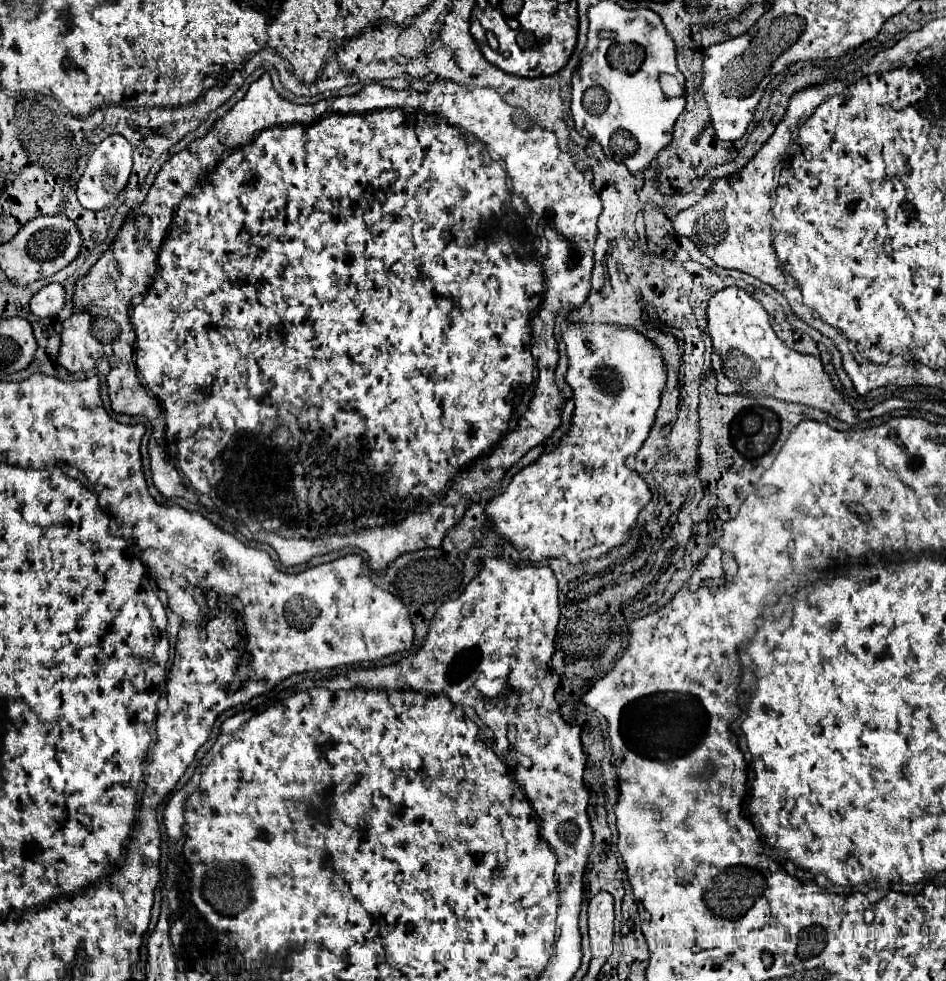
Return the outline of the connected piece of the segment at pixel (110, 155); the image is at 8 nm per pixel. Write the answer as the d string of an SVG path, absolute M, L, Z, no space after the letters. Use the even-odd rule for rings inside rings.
M112 134L100 142L94 154L88 160L88 166L78 182L78 200L88 210L104 210L108 204L116 200L116 196L124 190L132 172L132 148L128 140L120 134Z

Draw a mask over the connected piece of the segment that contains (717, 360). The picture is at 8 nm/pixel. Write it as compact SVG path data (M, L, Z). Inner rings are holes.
M724 288L708 302L708 334L714 344L712 366L718 378L720 394L750 392L758 396L772 396L784 402L798 402L828 412L830 416L856 424L856 412L832 388L820 358L800 354L788 348L772 330L764 306L740 288Z

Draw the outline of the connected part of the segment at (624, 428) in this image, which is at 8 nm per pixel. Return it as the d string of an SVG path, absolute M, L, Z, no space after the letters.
M566 320L562 324L562 340L568 352L566 384L574 392L572 424L560 438L560 444L522 468L510 480L506 492L486 504L484 512L488 528L508 540L520 560L540 562L544 558L562 558L570 564L580 564L622 546L630 538L640 510L652 500L646 480L626 466L626 458L636 456L656 422L660 394L666 386L666 368L662 350L630 326Z

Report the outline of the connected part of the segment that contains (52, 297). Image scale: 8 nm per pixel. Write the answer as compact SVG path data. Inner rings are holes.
M48 284L32 296L30 310L32 310L32 314L36 314L40 318L50 318L50 316L56 316L64 308L64 300L66 300L64 286Z

